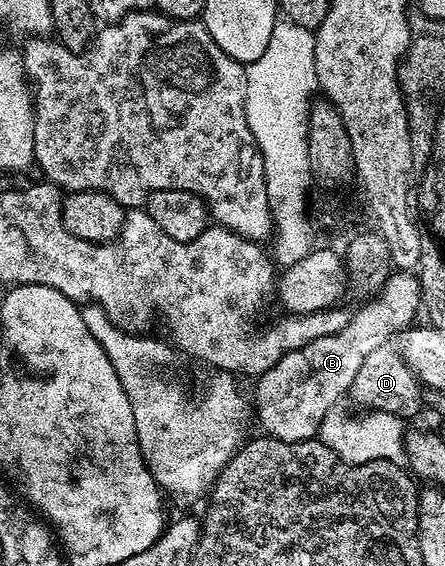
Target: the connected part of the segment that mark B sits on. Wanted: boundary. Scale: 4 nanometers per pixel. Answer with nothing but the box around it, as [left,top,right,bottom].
[253,298,400,441]

